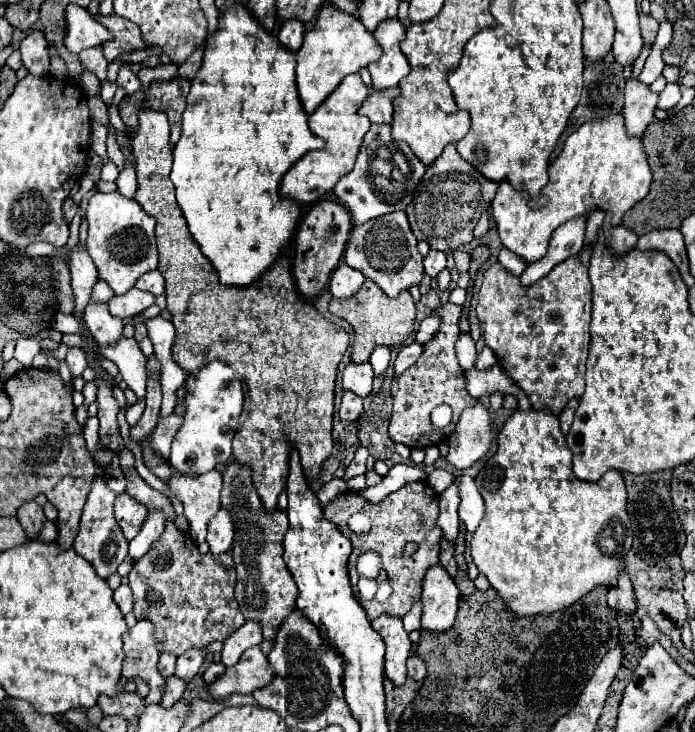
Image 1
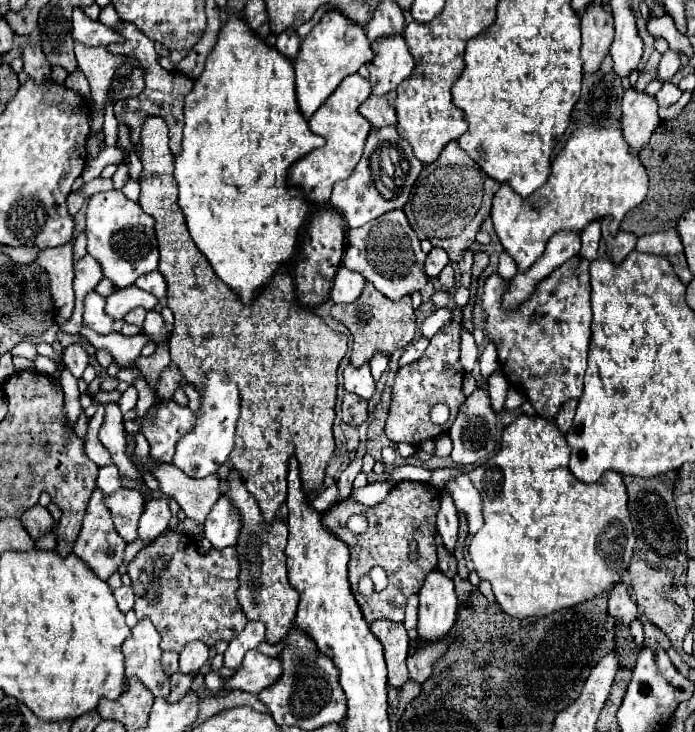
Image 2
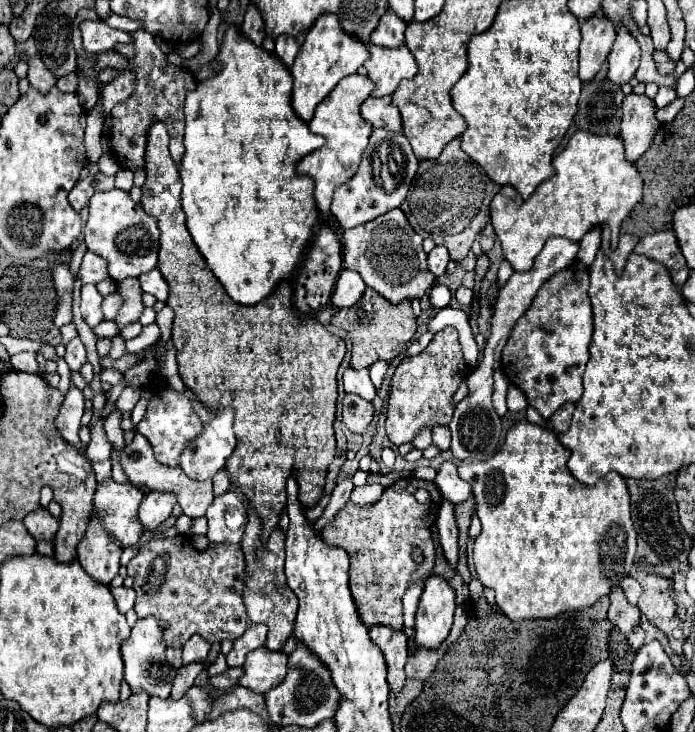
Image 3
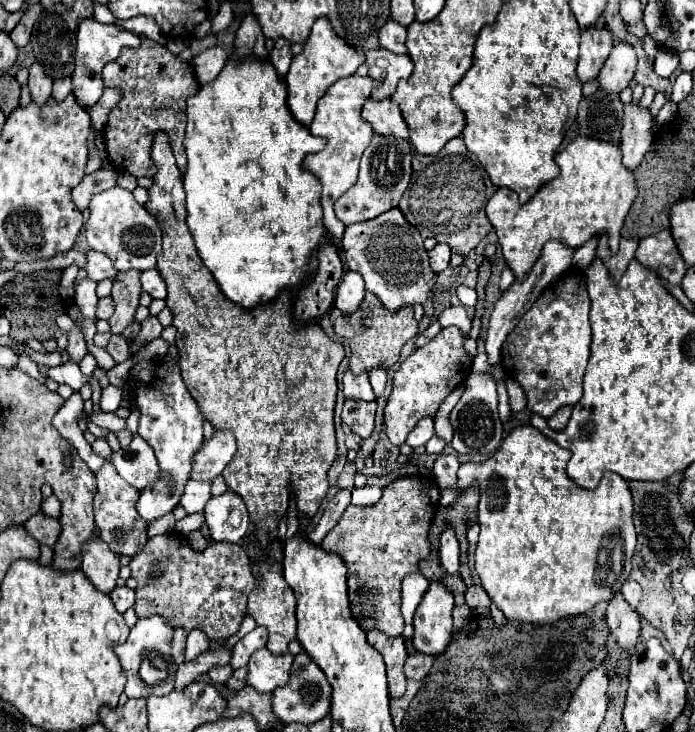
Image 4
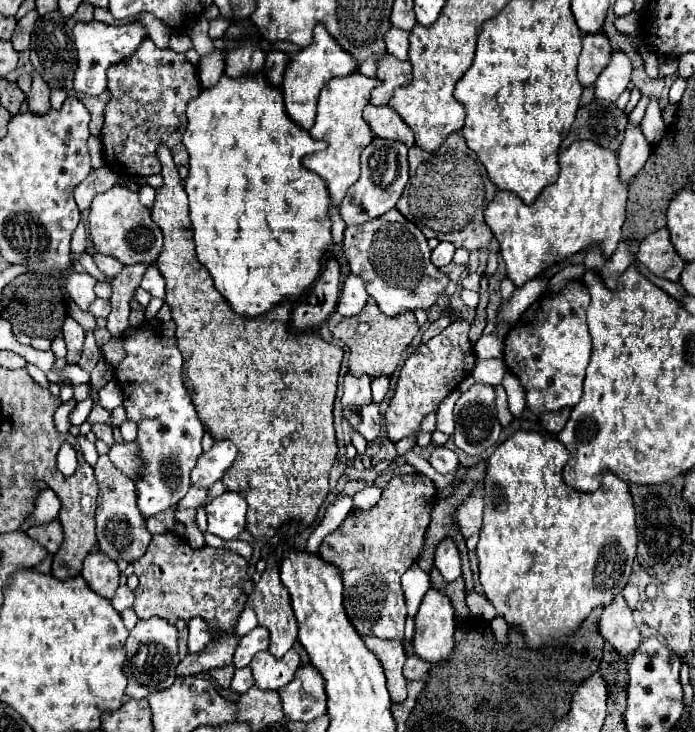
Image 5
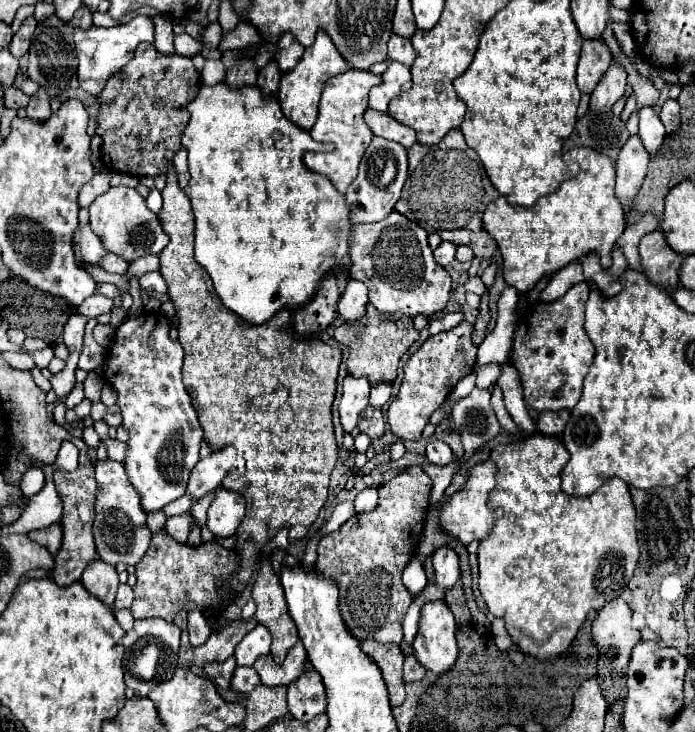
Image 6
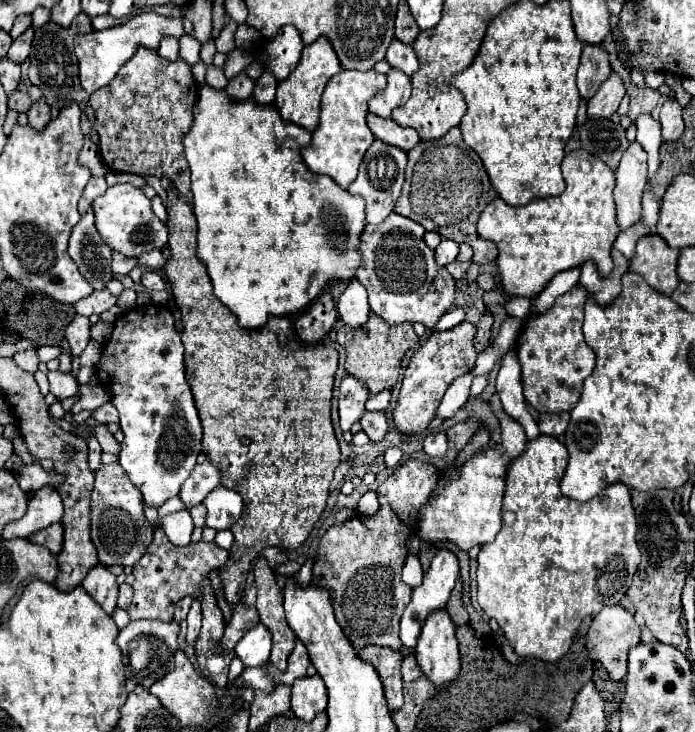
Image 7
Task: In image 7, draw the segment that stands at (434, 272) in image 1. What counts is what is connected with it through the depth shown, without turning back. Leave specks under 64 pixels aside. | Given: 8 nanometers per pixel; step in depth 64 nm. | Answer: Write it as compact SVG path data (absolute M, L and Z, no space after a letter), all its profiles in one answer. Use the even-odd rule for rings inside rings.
M442 240L440 246L434 252L436 252L436 262L440 266L446 266L446 264L456 260L456 256L458 256L458 244L452 242L452 240Z

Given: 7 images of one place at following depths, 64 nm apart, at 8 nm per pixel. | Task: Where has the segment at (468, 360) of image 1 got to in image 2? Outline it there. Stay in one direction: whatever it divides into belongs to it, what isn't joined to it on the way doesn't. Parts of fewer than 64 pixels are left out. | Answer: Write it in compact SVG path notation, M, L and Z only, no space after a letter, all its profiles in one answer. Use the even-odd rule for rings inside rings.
M462 332L462 368L466 372L478 372L478 348L470 332Z

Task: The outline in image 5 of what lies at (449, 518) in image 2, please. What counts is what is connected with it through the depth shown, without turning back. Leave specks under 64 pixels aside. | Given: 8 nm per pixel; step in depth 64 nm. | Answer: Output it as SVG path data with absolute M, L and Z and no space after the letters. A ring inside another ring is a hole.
M444 538L438 544L436 556L434 556L434 566L442 572L446 582L452 582L460 576L460 556L458 556L458 548L452 538Z

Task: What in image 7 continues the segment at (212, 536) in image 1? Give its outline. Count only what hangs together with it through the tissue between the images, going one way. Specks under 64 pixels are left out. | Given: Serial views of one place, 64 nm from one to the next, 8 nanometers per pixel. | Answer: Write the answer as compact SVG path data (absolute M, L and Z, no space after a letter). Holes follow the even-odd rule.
M224 486L212 490L204 498L208 516L206 526L214 530L230 530L232 524L240 518L240 512L244 508L244 500L236 490L228 490Z

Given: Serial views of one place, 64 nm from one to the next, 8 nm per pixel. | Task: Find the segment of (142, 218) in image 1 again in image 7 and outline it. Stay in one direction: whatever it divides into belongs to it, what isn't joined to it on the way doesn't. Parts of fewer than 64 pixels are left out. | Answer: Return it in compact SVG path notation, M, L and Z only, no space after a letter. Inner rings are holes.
M116 184L108 188L104 196L92 202L96 230L102 236L104 244L110 246L114 252L120 252L128 258L136 258L144 252L152 252L156 248L166 248L168 244L168 228L166 224L152 212L150 200L142 194L140 188L132 184Z

